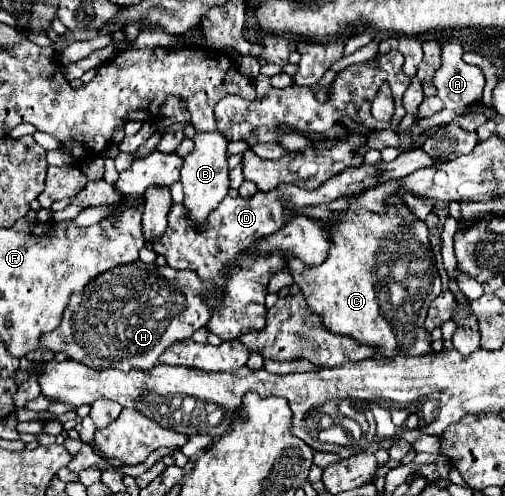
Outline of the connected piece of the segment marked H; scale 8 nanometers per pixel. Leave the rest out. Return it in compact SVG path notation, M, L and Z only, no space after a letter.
M137 260L133 264L103 272L89 282L85 292L71 296L59 328L47 336L41 336L41 348L65 352L75 362L83 362L91 368L117 368L125 372L133 368L153 368L159 364L161 352L165 352L173 342L191 338L195 330L209 322L209 316L213 316L213 306L209 306L209 300L221 302L221 288L217 288L213 280L201 280L189 270L173 270L169 266L143 264Z

